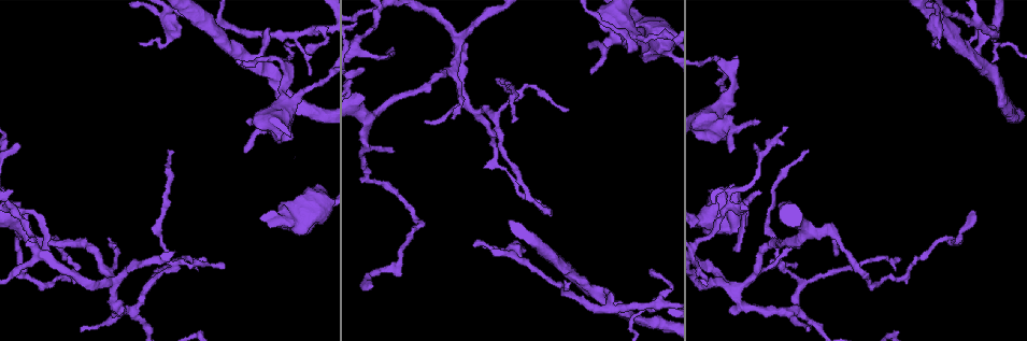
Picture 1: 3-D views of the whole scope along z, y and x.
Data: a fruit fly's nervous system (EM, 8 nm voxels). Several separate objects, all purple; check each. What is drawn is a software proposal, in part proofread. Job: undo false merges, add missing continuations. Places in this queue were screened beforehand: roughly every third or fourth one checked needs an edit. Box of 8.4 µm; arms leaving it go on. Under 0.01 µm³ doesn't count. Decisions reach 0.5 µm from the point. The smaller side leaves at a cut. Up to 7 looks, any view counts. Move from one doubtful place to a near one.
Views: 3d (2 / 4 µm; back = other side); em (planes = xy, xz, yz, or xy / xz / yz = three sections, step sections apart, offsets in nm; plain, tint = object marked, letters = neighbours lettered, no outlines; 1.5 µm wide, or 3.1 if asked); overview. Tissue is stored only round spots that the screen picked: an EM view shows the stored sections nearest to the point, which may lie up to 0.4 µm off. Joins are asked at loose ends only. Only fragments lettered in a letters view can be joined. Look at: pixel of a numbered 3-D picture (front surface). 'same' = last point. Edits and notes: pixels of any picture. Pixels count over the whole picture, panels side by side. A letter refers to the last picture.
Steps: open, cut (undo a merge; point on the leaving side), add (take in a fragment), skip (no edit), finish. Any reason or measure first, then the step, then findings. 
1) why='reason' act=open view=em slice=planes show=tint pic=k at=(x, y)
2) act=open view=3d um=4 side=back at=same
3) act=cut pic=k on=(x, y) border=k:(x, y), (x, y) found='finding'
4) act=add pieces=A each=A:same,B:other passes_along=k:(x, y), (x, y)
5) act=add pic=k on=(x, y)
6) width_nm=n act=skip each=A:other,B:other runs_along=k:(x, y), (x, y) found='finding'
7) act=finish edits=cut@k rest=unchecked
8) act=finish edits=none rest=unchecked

why='thin end' act=open view=3d um=2 side=back pic=1 at=(933, 45)

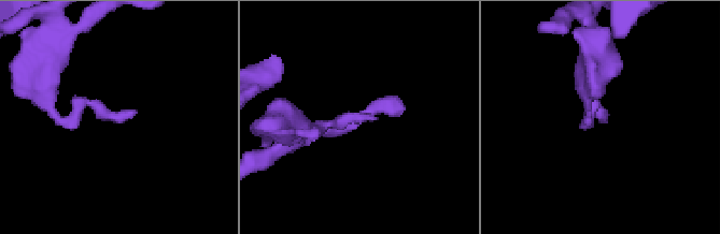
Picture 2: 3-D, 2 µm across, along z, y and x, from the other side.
why='now the EM' act=open view=em slice=planes show=letters pic=2 at=(377, 119)

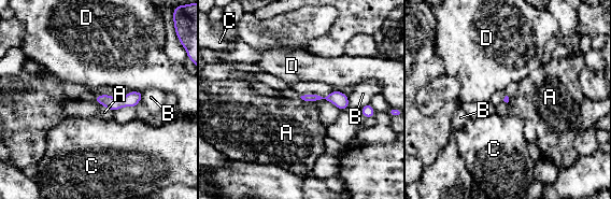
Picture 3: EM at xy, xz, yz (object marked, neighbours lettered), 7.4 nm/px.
longest_contact=D:110nm act=skip each=A:other,B:other,C:other,D:other runs_along=3:(139, 95), (126, 101), (98, 99) found='no lettered fragment goes on from it'

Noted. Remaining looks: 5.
why='an open end' act=open view=3d um=4 pic=1 at=(899, 259)

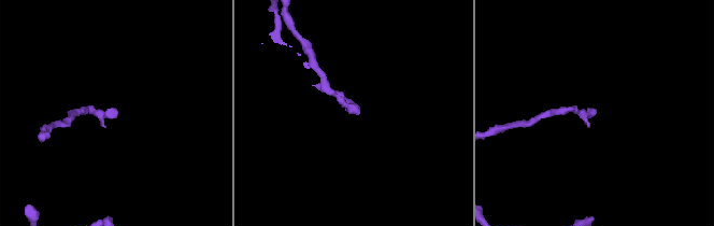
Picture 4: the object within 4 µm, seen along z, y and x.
why='now the EM' act=open view=em slice=planes show=letters pic=4 at=(117, 111)

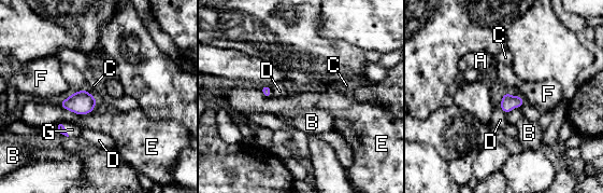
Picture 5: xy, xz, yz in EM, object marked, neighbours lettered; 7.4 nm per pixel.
width_nm=100 longest_contact=E:280nm act=add pieces=G each=A:other,B:other,C:other,D:other,E:other,F:other,G:same found='the neuron continues'

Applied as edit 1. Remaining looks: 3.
act=finish edits=add@5 rest=unchecked

